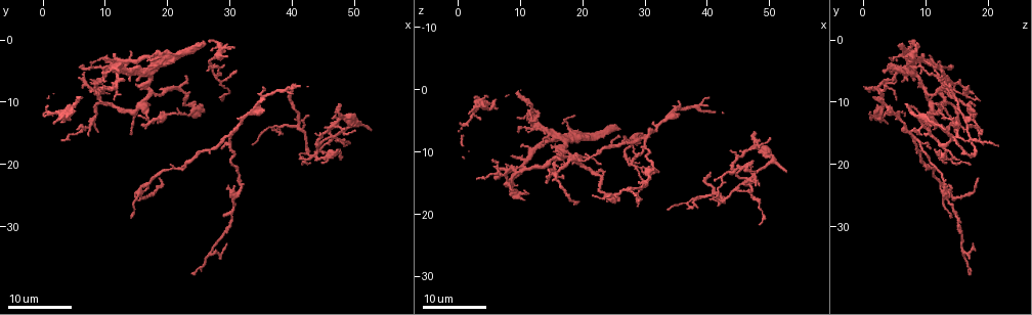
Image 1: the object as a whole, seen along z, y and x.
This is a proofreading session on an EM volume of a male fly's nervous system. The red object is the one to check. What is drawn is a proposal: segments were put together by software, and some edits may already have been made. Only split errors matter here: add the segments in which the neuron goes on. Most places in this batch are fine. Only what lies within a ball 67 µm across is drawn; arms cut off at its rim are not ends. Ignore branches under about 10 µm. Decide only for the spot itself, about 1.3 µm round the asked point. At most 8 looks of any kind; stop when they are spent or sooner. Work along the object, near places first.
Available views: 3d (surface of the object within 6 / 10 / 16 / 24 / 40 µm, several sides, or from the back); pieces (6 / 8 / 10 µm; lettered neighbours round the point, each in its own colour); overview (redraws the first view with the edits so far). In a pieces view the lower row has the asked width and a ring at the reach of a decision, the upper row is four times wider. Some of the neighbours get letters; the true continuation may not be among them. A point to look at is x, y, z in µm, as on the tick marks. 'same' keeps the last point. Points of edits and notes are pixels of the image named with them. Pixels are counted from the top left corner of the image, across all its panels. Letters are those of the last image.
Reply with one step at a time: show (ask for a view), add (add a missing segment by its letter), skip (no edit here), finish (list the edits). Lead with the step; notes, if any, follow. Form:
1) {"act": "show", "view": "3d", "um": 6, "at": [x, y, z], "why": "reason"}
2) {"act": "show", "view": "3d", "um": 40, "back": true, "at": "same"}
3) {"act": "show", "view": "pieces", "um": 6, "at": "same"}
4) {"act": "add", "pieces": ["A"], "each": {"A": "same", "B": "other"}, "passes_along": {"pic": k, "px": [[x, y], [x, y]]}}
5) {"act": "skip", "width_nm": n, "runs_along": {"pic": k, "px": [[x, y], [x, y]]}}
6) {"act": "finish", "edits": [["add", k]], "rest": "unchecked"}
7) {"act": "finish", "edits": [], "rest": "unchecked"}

{"act": "show", "view": "3d", "um": 16, "at": [16.0, 14.0, 10.5], "why": "an open end"}

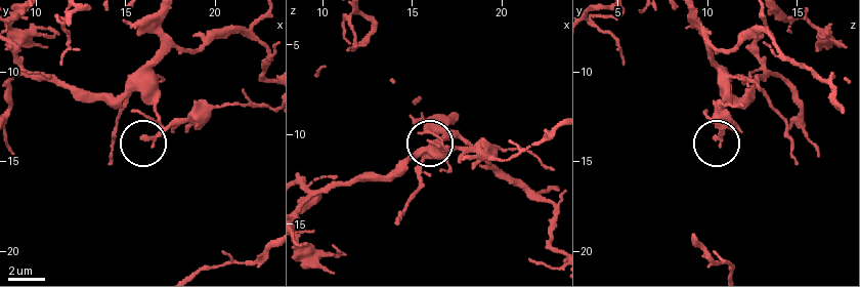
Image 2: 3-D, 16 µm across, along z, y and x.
{"act": "show", "view": "pieces", "um": 6, "at": [16.2, 13.7, 10.4]}

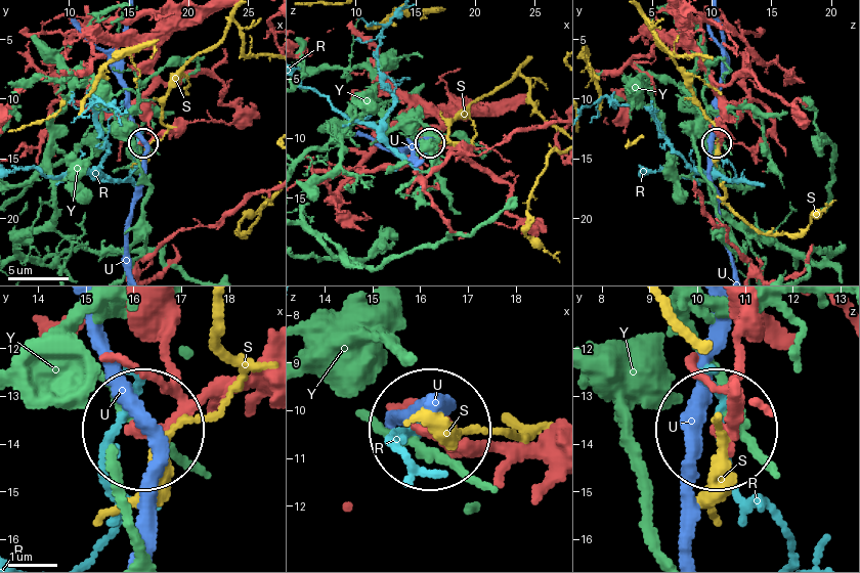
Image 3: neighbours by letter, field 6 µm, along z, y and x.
{"act": "skip", "width_nm": 200, "each": {"R": "other", "S": "other", "U": "other", "Y": "other"}, "found": "no lettered segment goes on from it"}

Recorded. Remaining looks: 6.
{"act": "show", "view": "3d", "um": 16, "at": [21.5, 11.5, 17.0], "why": "tapers out"}

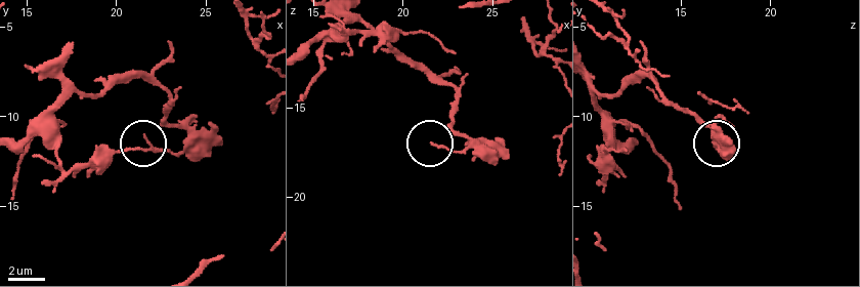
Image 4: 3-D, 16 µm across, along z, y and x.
{"act": "show", "view": "pieces", "um": 10, "at": [21.7, 11.2, 17.0]}

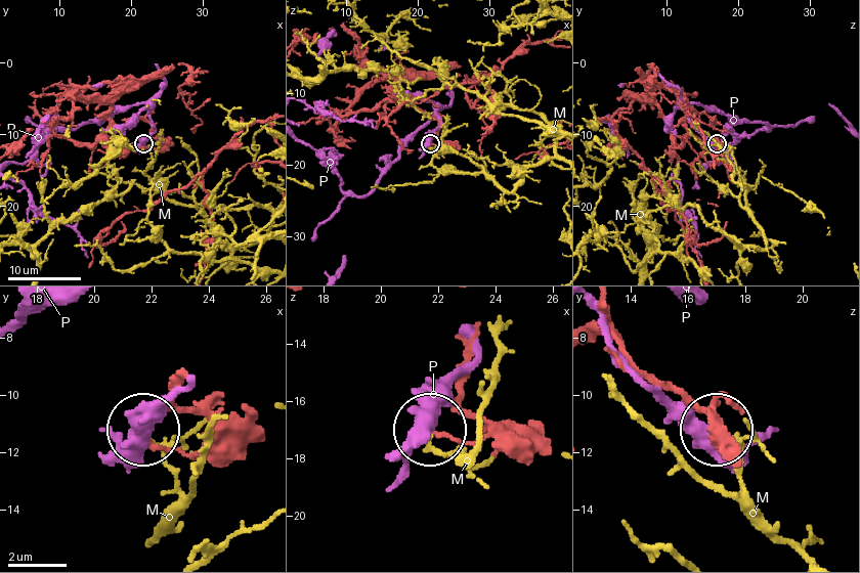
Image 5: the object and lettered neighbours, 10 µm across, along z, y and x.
{"act": "skip", "each": {"M": "other", "P": "other"}, "found": "none of them fits"}

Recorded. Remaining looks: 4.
{"act": "show", "view": "3d", "um": 16, "at": [14.0, 15.0, 15.0], "why": "an open end"}

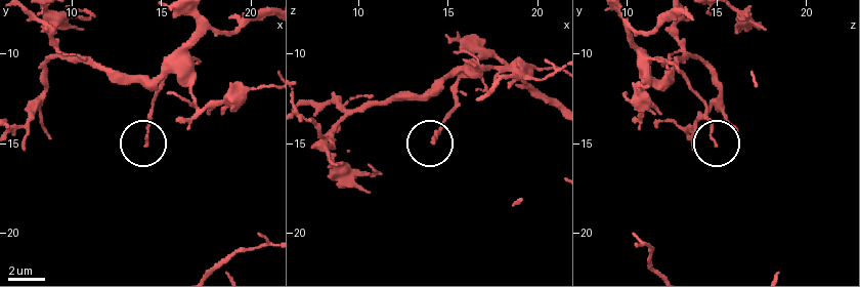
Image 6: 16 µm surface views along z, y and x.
{"act": "show", "view": "pieces", "um": 8, "at": [14.2, 15.0, 15.0]}

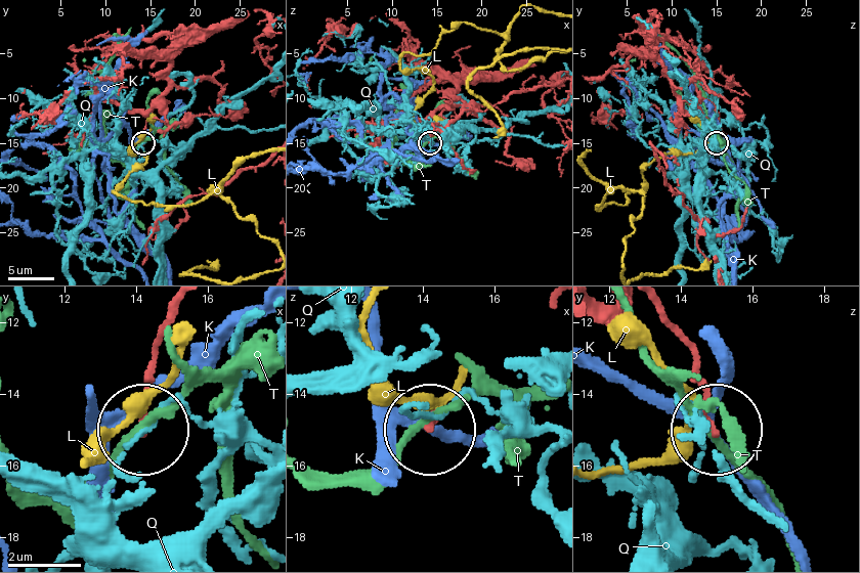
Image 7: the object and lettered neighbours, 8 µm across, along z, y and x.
{"act": "skip", "each": {"K": "other", "L": "other", "Q": "other", "T": "other"}, "runs_along": {"pic": 7, "px": [[175, 309], [141, 426]]}, "found": "none of them fits"}

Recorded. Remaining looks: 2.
{"act": "show", "view": "3d", "um": 16, "at": [11.0, 8.5, 17.5], "why": "thin end"}

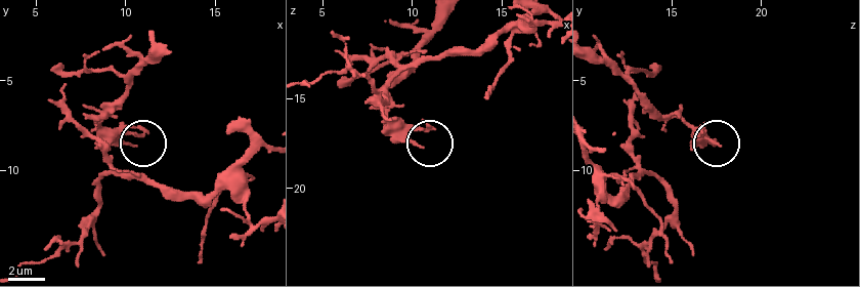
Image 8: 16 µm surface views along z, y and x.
{"act": "show", "view": "pieces", "um": 6, "at": [10.5, 8.5, 17.6]}

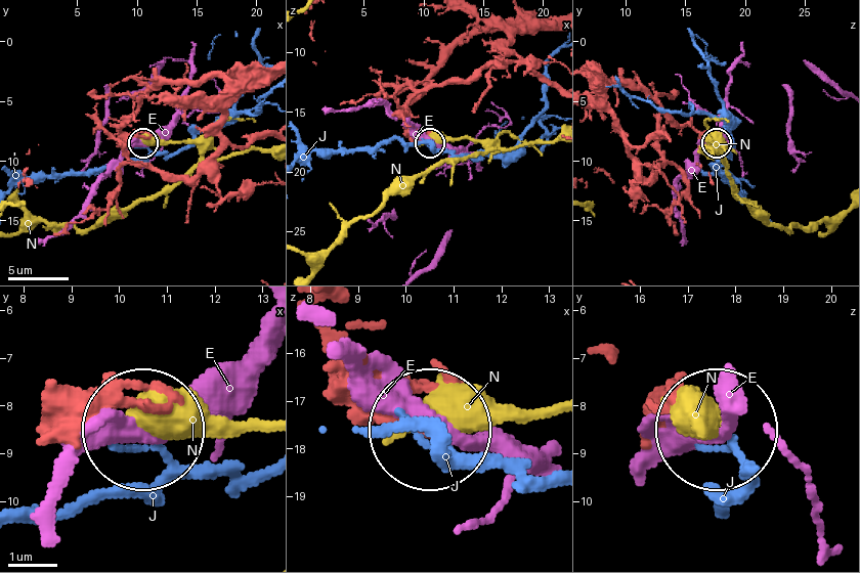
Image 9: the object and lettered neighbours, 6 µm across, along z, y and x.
{"act": "skip", "width_nm": 140, "each": {"E": "other", "J": "other", "N": "other"}, "runs_along": {"pic": 9, "px": [[82, 396], [138, 433]]}, "found": "none of them fits"}

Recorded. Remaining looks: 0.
{"act": "finish", "edits": [], "rest": "unchecked"}

